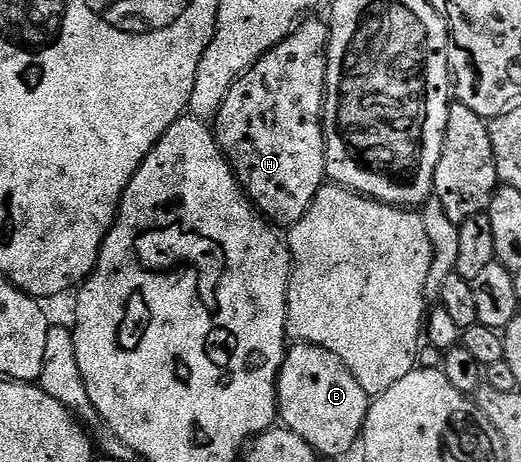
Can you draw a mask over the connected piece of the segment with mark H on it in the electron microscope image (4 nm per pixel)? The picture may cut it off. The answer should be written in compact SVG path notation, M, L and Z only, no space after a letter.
M317 17L302 19L288 37L279 41L252 69L233 82L212 124L213 134L217 137L221 152L232 165L233 174L241 182L241 187L253 202L253 206L270 224L282 227L281 229L291 228L301 220L327 179L323 108L329 25L324 18L313 18Z

